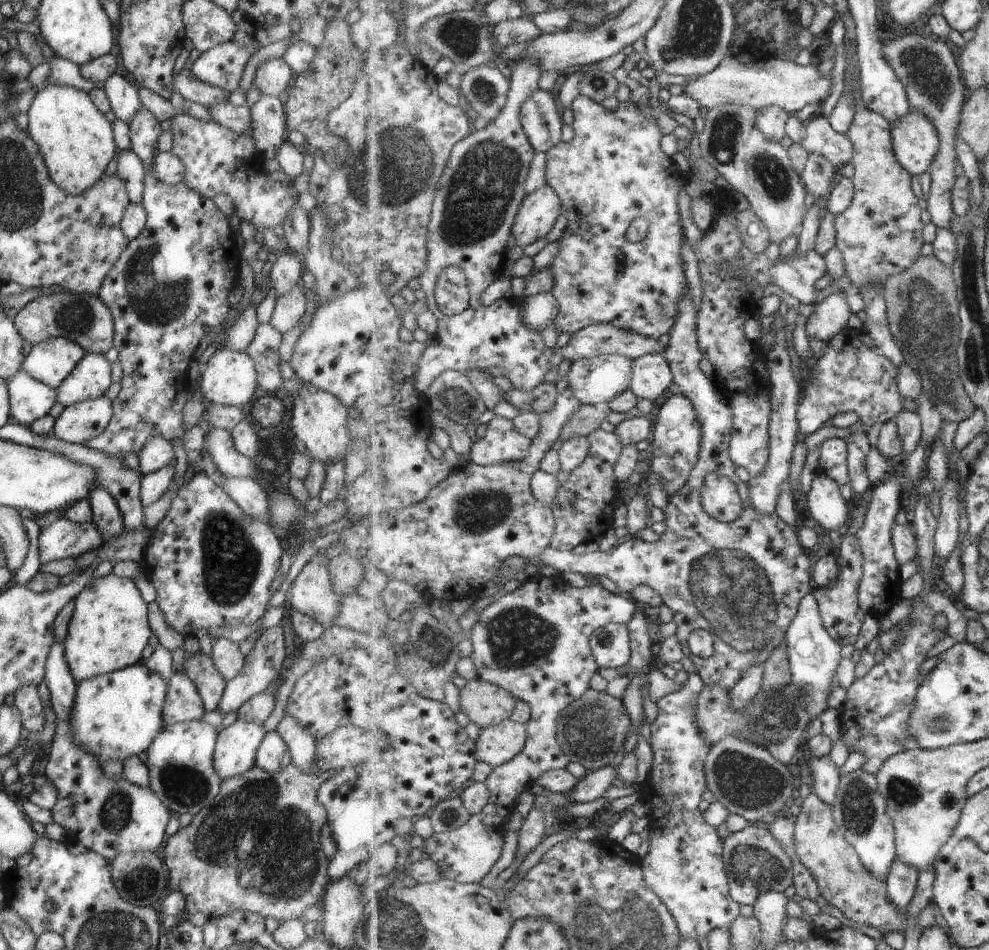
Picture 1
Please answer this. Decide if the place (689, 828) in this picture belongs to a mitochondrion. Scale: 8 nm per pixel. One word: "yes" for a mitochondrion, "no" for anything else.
no

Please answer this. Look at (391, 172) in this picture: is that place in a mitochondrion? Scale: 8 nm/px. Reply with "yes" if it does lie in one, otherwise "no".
yes

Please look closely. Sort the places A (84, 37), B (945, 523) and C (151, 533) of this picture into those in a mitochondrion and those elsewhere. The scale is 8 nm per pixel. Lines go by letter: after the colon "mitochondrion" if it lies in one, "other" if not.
A: other
B: other
C: other

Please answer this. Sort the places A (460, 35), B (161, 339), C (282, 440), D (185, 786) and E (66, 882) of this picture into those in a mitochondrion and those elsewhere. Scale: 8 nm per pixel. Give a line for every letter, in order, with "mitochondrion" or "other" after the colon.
A: mitochondrion
B: other
C: mitochondrion
D: mitochondrion
E: other

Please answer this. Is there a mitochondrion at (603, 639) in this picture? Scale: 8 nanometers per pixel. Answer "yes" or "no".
no

